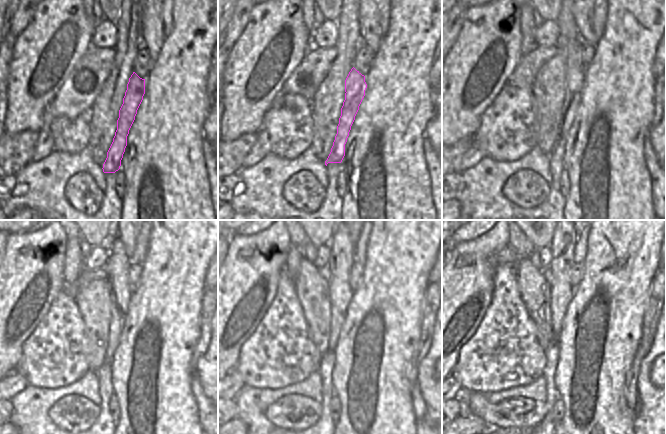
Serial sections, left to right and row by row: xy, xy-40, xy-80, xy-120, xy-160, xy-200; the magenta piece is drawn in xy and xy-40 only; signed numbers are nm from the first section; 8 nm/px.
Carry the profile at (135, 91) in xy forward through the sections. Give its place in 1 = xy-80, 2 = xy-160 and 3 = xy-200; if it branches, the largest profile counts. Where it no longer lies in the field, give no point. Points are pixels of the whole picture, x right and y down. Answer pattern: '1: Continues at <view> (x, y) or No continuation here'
1: Continues at xy-80 (574, 76)
2: Continues at xy-160 (341, 258)
3: Continues at xy-200 (562, 245).

